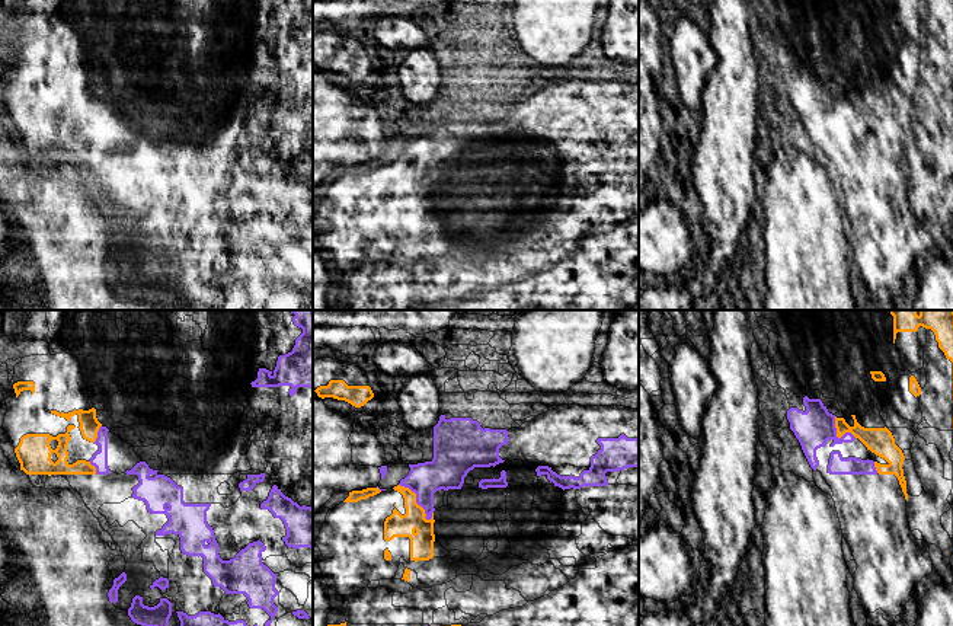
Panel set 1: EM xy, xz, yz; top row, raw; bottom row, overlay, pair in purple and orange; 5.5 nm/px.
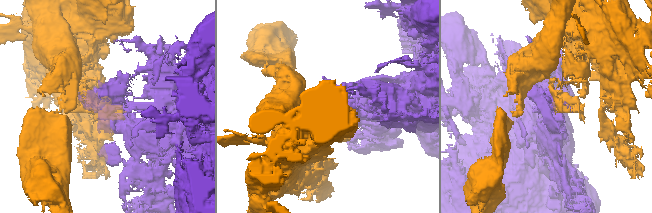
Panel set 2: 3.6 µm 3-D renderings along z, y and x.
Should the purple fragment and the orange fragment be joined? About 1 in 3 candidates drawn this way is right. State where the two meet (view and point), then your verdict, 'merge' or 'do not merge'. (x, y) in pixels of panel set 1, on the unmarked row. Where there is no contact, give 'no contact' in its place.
meets purple in xz at (416, 173); do not merge

